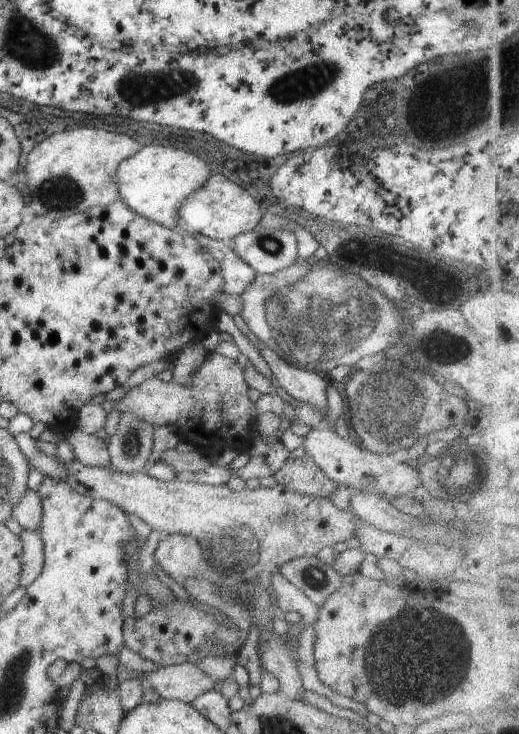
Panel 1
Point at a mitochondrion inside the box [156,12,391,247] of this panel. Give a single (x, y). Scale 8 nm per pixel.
(291, 88)

